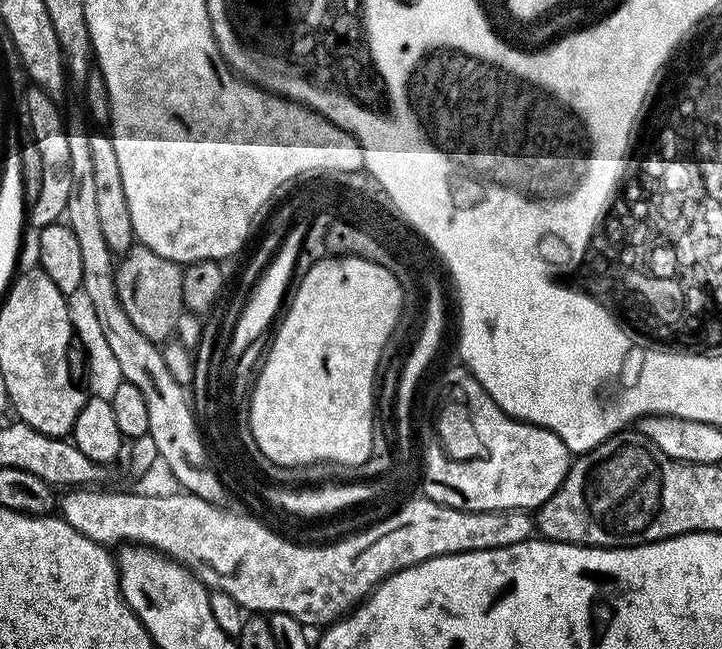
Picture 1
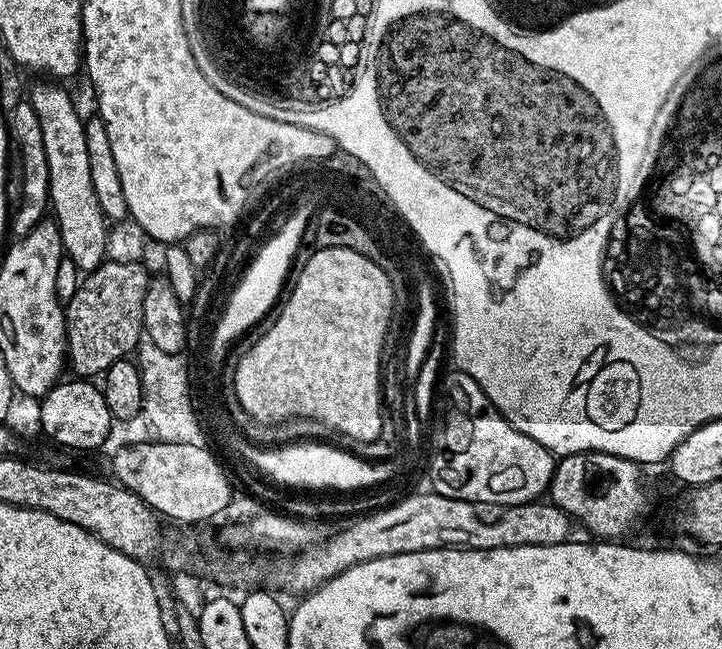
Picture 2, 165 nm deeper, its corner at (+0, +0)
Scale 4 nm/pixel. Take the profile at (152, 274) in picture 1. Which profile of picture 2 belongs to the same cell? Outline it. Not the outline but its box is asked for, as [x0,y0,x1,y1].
[66,259,150,377]

